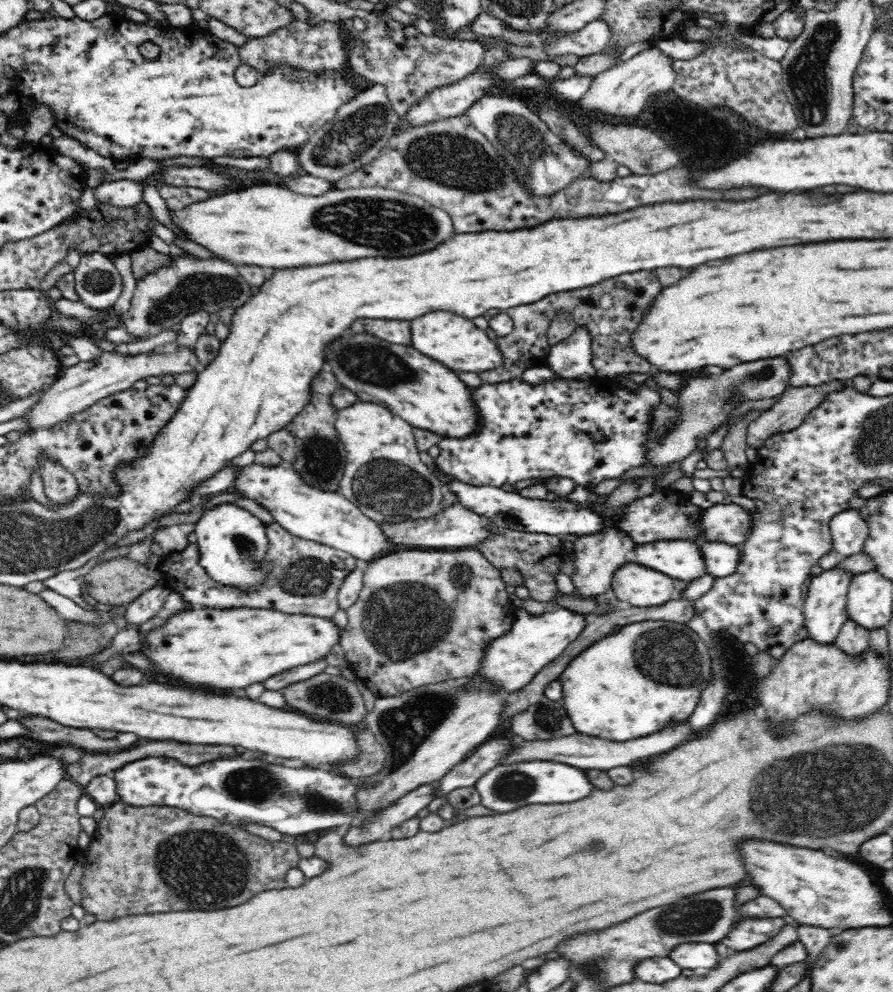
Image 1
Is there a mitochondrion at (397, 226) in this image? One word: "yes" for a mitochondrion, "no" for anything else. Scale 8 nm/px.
yes

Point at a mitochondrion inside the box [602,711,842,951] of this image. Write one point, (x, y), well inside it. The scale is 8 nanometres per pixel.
(701, 915)

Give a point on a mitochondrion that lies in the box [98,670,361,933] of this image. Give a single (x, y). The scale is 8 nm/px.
(197, 866)

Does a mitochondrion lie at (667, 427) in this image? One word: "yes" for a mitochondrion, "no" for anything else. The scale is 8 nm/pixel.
yes

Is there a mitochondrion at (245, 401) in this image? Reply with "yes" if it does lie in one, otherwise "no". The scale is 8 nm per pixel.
no

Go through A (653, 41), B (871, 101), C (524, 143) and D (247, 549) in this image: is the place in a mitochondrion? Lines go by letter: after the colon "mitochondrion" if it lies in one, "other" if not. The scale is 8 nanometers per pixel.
A: other
B: other
C: mitochondrion
D: mitochondrion

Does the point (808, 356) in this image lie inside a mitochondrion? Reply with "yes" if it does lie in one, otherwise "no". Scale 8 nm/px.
no

